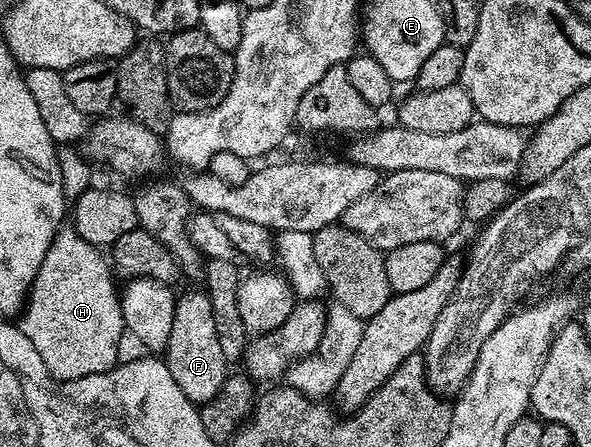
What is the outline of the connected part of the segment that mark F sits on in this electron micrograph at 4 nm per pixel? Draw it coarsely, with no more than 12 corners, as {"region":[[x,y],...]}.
{"region":[[205,291],[174,301],[164,359],[176,386],[206,404],[228,375]]}

